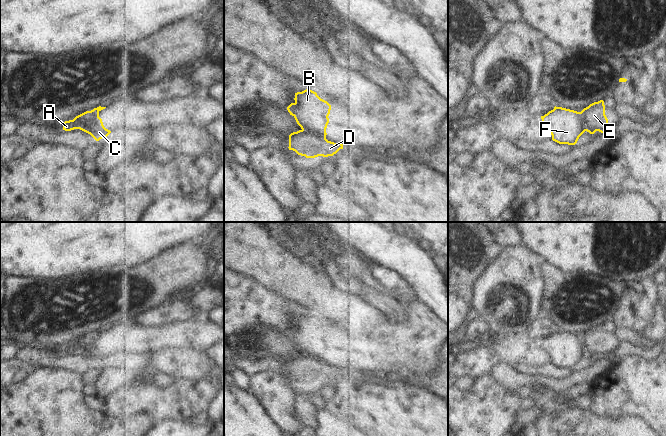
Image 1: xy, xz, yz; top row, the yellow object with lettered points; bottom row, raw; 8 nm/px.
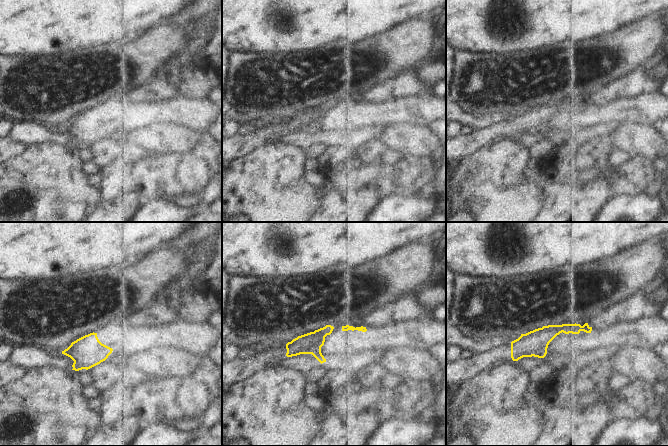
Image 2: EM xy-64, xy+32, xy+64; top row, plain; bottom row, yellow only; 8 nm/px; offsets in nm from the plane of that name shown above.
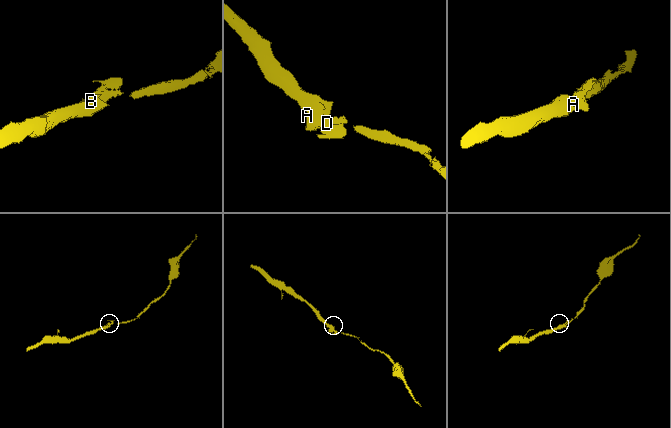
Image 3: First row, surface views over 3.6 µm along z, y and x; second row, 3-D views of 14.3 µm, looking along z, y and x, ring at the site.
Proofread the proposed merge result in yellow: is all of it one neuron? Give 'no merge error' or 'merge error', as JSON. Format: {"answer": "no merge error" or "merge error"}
{"answer": "merge error"}

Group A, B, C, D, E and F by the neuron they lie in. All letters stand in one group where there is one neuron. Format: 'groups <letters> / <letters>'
groups A D E / B C F

